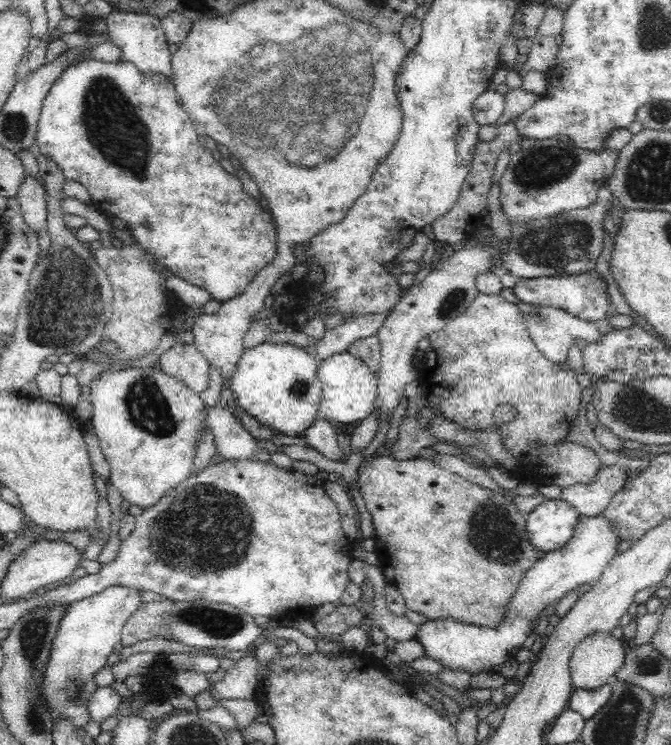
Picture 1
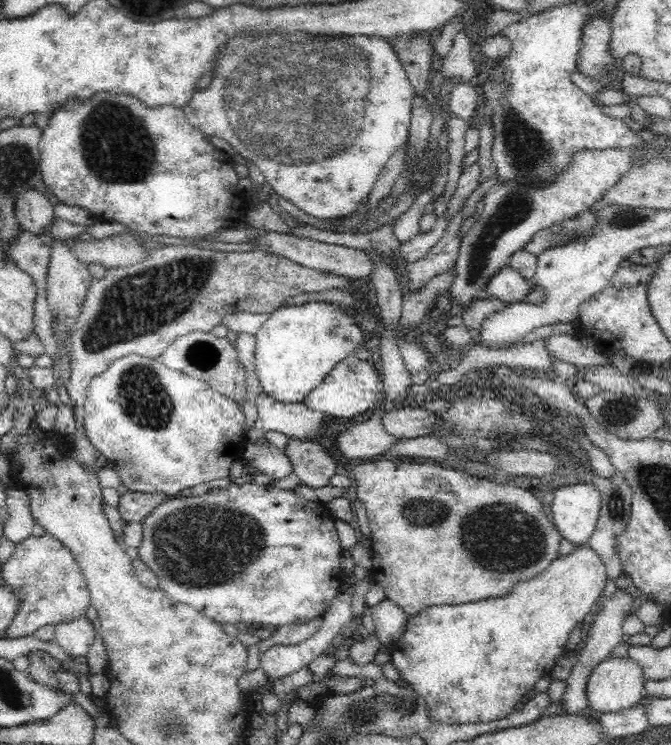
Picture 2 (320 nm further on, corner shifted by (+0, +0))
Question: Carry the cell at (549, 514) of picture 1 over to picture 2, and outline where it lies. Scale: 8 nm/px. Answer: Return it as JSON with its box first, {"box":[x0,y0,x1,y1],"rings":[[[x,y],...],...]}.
{"box":[552,484,602,544],"rings":[[[552,484],[554,524],[572,544],[586,544],[599,520],[602,496],[592,484]]]}

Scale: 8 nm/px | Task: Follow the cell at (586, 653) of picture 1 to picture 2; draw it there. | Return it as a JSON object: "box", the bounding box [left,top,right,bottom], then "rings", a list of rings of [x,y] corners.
{"box":[586,654,646,713],"rings":[[[625,654],[624,657],[605,658],[594,666],[587,680],[586,694],[589,707],[602,713],[619,713],[634,708],[640,704],[641,698],[646,696],[646,680],[642,667]]]}

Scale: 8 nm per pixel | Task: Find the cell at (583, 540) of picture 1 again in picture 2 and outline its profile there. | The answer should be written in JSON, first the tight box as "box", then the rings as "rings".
{"box":[388,544,608,724],"rings":[[[582,544],[573,553],[555,558],[541,574],[518,582],[508,596],[458,606],[431,606],[415,617],[408,616],[404,632],[388,646],[390,662],[398,669],[398,678],[405,680],[408,687],[424,699],[431,722],[478,724],[508,718],[533,685],[548,676],[558,658],[569,651],[566,643],[570,633],[598,604],[607,581],[608,574],[601,557],[587,544]]]}

